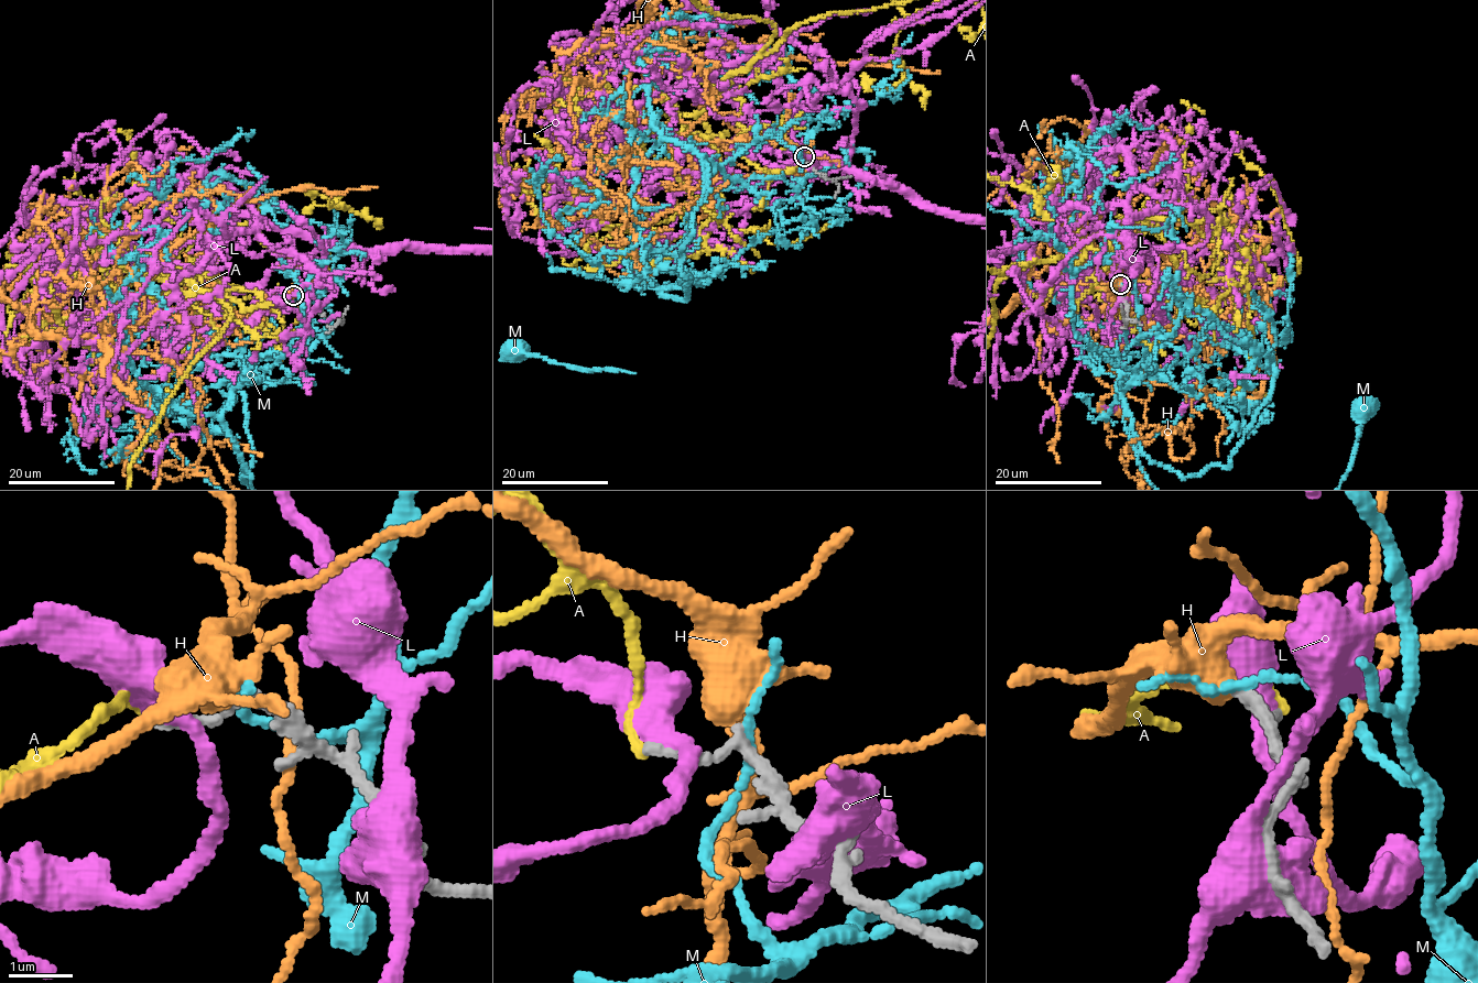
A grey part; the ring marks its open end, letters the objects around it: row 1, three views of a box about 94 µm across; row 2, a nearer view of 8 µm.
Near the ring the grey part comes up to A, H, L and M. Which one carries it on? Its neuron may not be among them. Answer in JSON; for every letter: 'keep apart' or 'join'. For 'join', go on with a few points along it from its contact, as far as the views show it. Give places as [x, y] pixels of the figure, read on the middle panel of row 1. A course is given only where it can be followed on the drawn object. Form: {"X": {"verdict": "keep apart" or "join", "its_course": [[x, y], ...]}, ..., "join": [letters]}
{"A": {"verdict": "keep apart"}, "H": {"verdict": "join", "its_course": [[804, 157], [675, 152], [620, 95], [634, 47], [560, 58], [585, 218], [631, 227], [638, 187], [696, 171]]}, "L": {"verdict": "keep apart"}, "M": {"verdict": "keep apart"}, "join": ["H"]}

